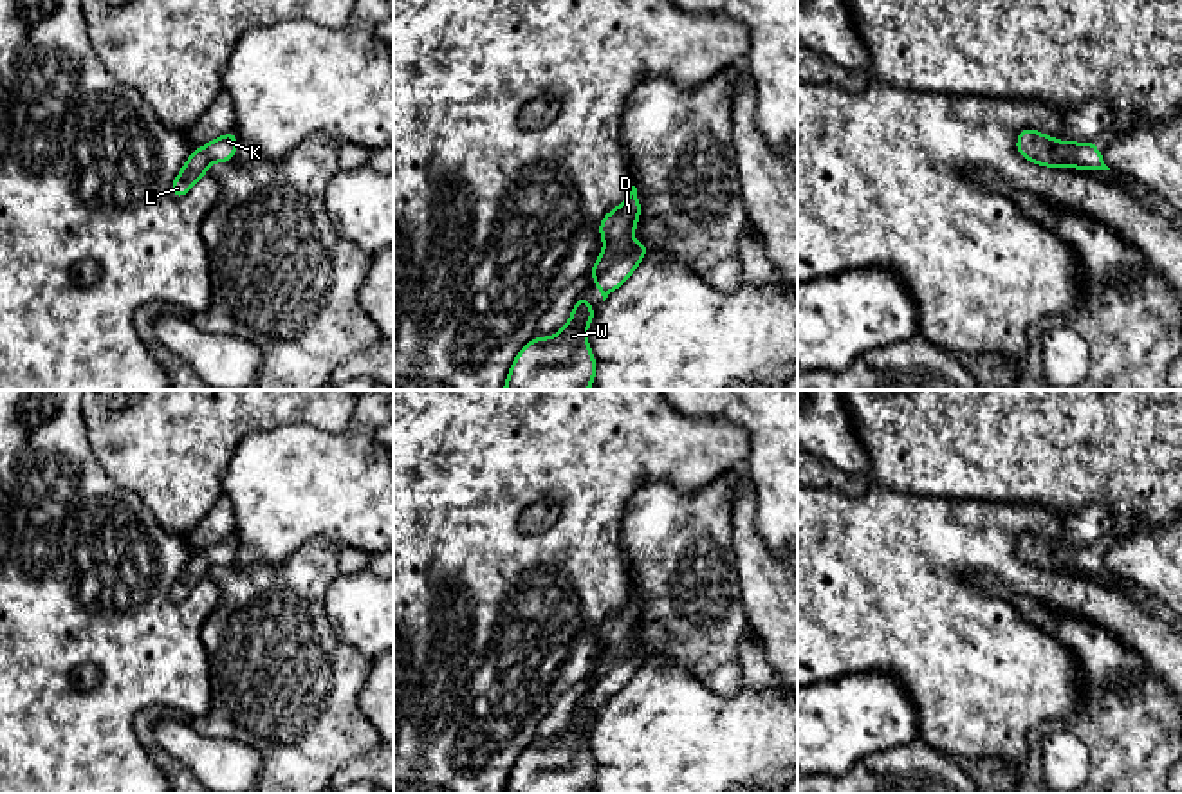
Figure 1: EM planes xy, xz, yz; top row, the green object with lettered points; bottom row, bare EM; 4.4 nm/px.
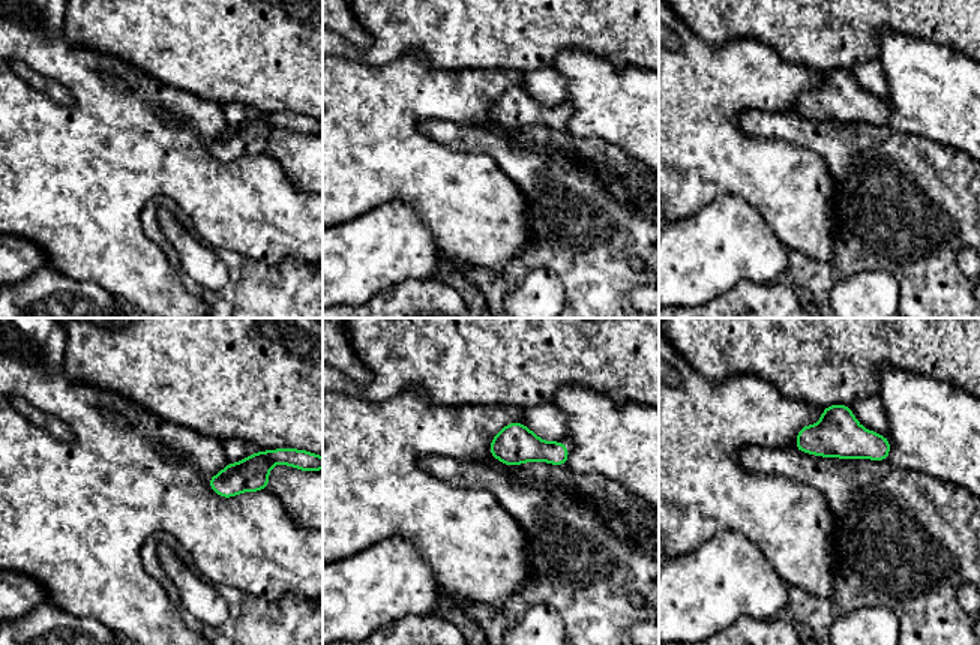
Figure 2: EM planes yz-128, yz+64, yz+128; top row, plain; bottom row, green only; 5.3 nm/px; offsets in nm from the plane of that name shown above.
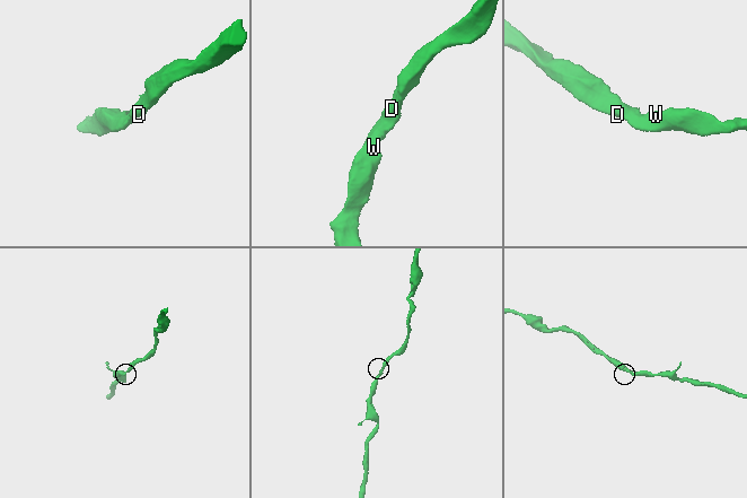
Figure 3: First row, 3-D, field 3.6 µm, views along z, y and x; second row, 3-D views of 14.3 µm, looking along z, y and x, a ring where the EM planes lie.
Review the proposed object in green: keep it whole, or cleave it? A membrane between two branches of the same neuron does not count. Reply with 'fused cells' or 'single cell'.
single cell

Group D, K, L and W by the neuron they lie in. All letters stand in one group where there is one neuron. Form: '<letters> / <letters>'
D K L W

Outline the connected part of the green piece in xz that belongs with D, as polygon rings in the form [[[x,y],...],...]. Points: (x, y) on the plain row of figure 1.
[[[632,590],[626,605],[606,617],[599,626],[605,653],[588,677],[596,682],[594,689],[601,695],[603,706],[632,680],[641,664],[648,659],[646,646],[632,646],[639,621],[641,608],[637,592]]]

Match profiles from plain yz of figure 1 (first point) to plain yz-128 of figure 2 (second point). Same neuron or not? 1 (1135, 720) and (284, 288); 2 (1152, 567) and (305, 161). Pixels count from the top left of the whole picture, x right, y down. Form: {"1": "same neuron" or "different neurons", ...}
{"1": "same neuron", "2": "same neuron"}

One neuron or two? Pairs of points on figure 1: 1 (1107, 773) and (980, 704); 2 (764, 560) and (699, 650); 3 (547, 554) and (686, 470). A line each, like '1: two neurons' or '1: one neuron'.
1: two neurons
2: two neurons
3: one neuron

